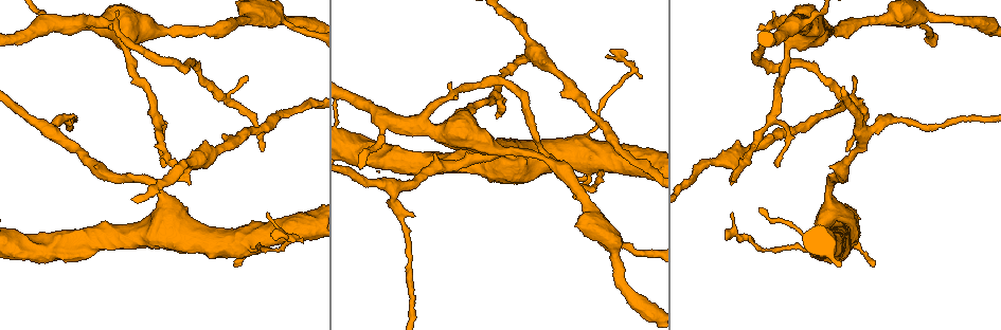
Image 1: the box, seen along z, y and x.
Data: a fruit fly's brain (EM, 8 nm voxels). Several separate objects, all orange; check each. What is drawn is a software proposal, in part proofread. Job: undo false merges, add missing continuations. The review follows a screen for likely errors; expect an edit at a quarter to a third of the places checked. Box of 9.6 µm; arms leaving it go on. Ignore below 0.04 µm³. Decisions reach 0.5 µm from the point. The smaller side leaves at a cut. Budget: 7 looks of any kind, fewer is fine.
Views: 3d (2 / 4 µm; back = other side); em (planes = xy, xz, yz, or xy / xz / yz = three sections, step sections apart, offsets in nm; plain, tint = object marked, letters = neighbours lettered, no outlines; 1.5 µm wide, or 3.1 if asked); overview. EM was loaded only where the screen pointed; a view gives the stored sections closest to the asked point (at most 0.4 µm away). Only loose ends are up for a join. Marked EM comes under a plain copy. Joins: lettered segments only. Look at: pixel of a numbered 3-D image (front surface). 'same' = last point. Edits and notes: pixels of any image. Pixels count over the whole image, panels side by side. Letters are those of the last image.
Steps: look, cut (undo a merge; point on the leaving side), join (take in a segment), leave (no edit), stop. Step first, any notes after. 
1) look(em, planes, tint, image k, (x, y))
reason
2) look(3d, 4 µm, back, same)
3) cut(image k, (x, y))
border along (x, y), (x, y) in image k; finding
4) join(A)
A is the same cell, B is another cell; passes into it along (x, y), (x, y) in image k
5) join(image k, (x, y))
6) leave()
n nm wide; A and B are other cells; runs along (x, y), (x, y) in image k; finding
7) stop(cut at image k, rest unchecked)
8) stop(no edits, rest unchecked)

look(3d, 4 µm, image 1, (495, 147))
calibre changes

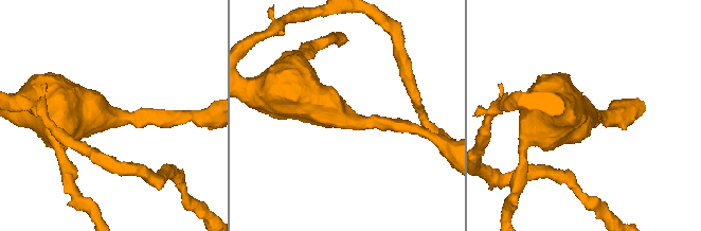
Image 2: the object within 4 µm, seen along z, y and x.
look(em, xy, step 4, tint, image 2, (350, 116))
arms of 220, 750 nm

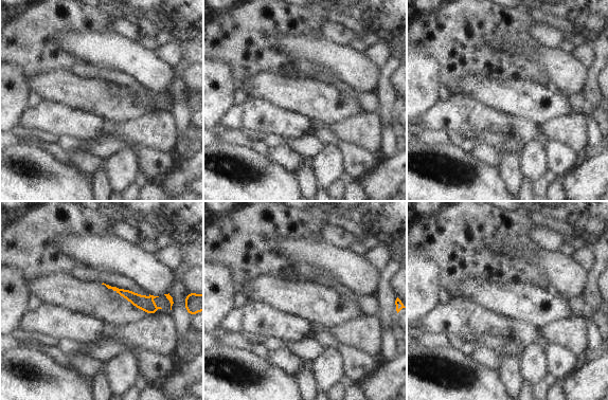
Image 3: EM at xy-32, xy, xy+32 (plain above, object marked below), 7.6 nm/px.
look(em, xy, step 4, letters, same)
see the neighbours

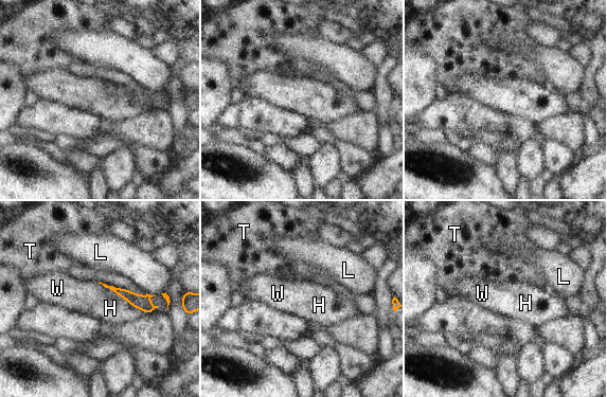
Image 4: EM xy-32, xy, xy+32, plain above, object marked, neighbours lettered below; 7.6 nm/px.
leave()
H, L, T and W are other cells; border along (99, 283), (145, 313) in image 4; continuous, no second neuron

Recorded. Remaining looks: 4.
look(em, xz, step 8, letters, image 1, (605, 57))
free end

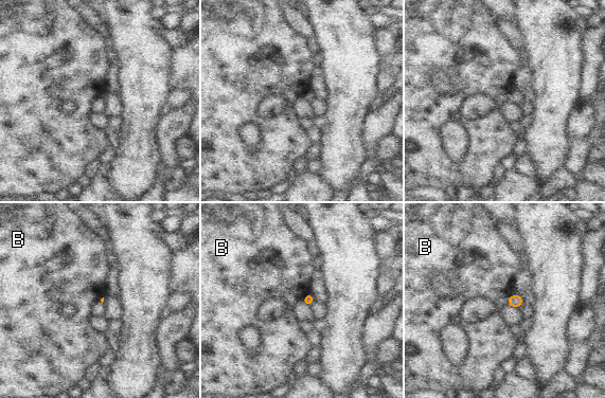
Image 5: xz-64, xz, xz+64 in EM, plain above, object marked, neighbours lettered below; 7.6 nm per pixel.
look(em, planes, letters, same)

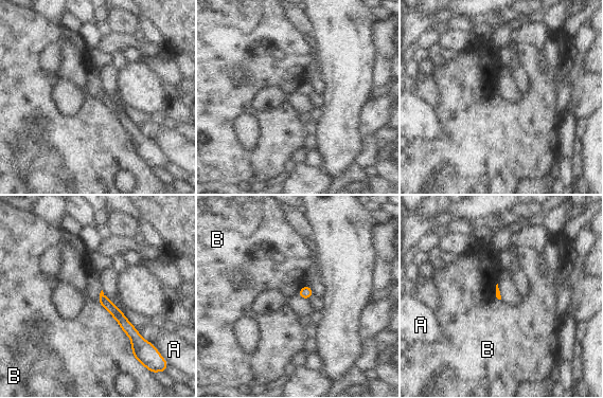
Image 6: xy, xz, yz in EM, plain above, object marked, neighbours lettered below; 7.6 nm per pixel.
leave()
A and B are other cells; none of them fits

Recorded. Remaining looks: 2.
look(em, planes, tint, image 1, (873, 264))
branch stops here

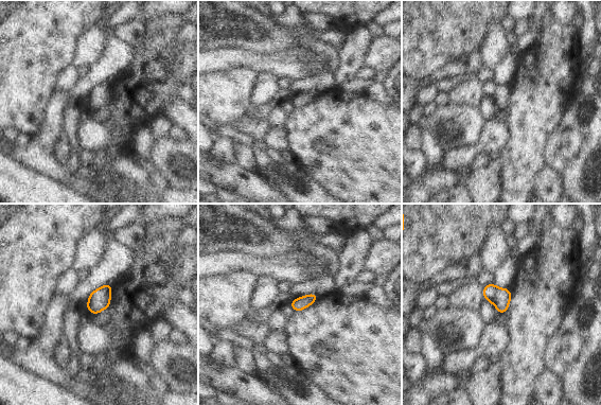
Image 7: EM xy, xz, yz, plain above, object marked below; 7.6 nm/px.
look(em, planes, letters, same)

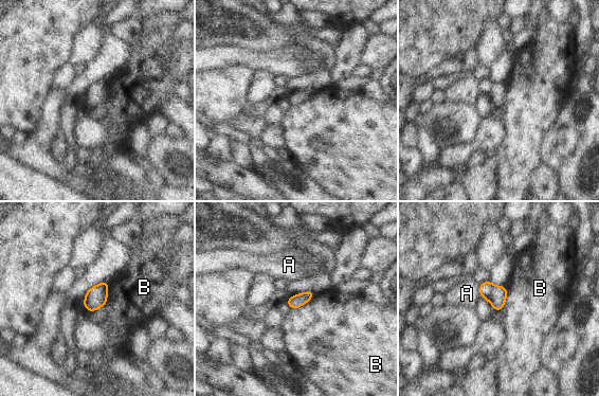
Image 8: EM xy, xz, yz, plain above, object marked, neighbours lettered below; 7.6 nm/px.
leave()
A and B are other cells; no lettered segment goes on from it

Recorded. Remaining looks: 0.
stop(no edits, rest unchecked)

